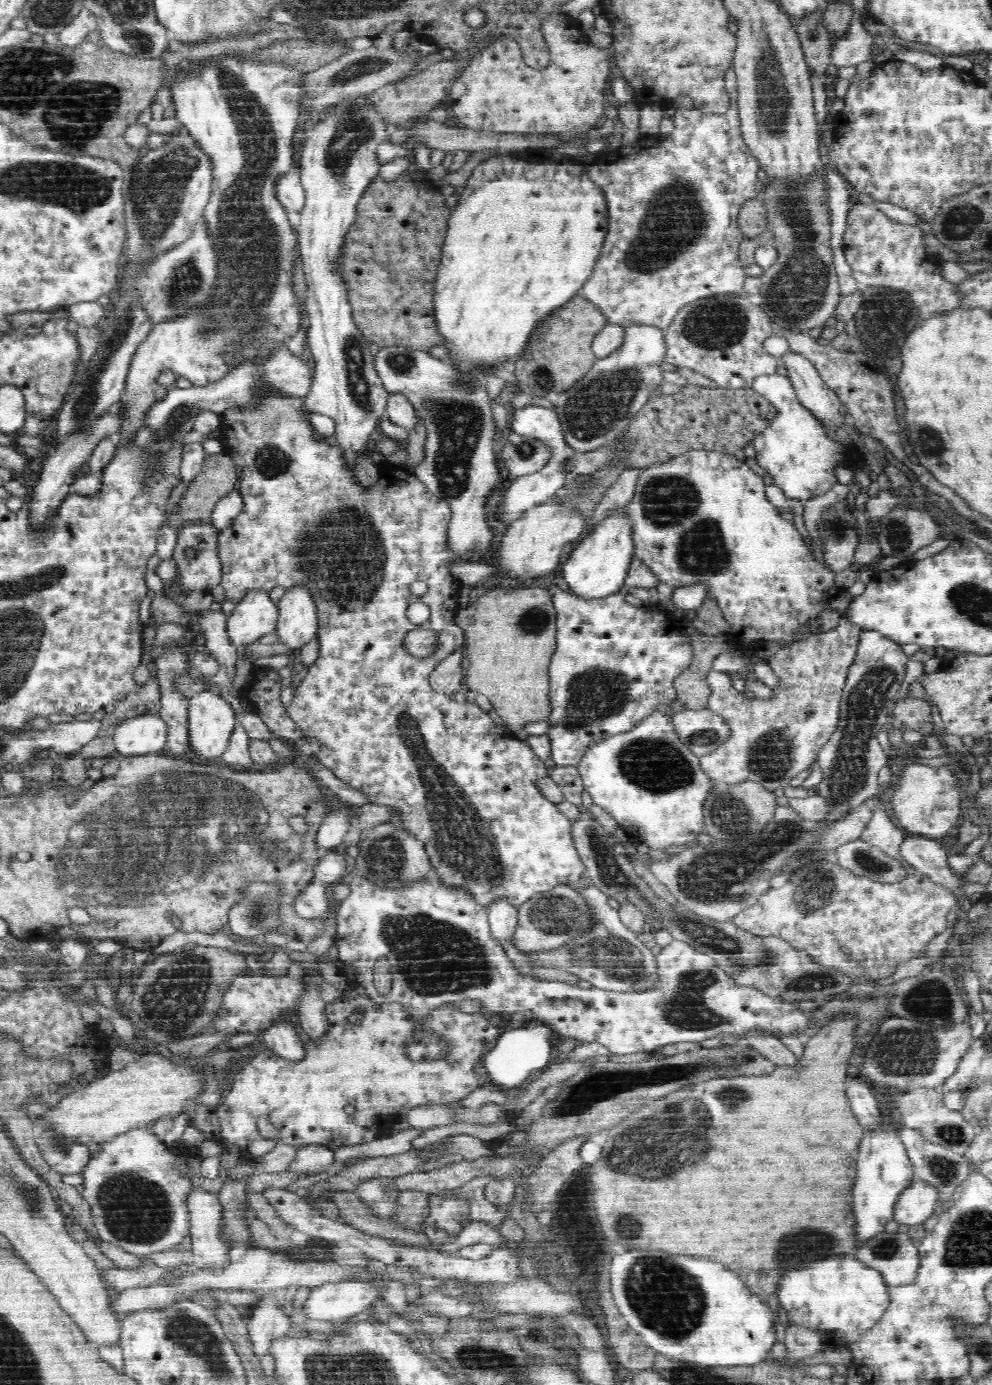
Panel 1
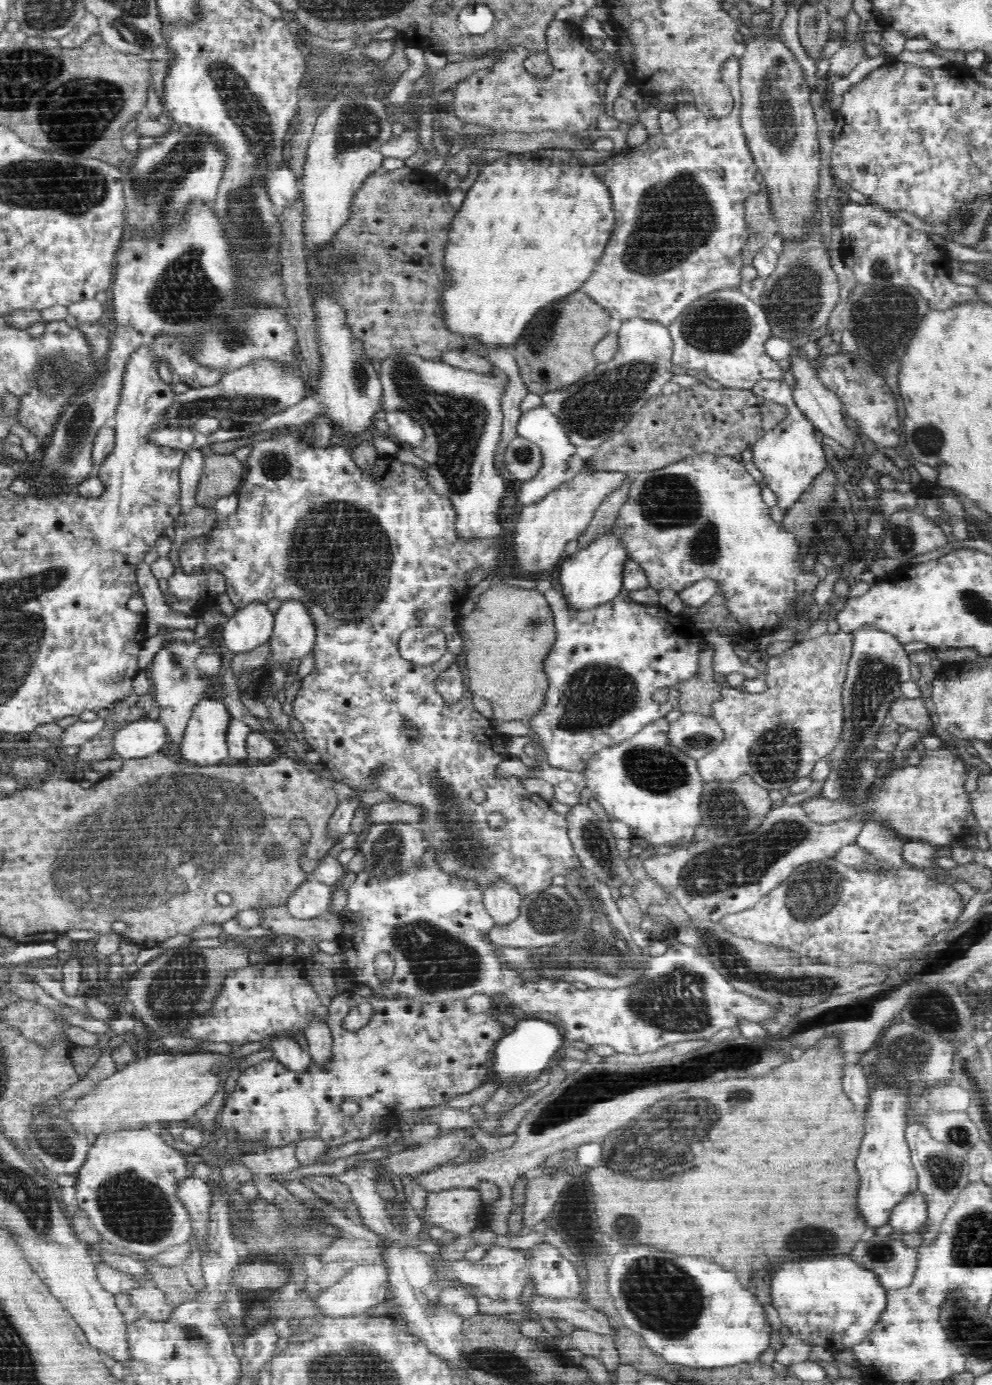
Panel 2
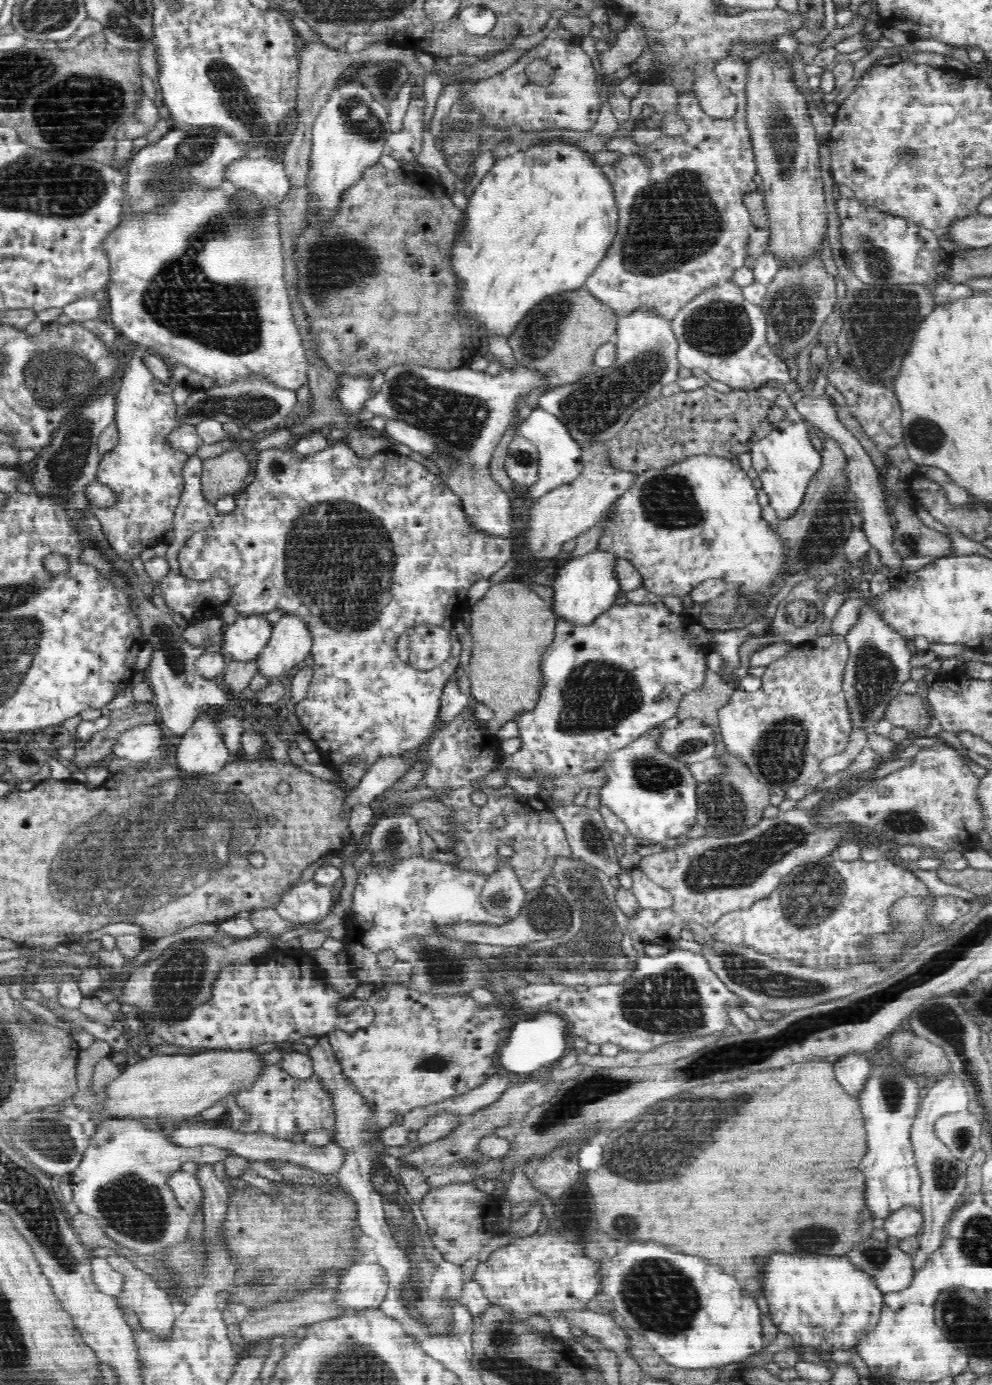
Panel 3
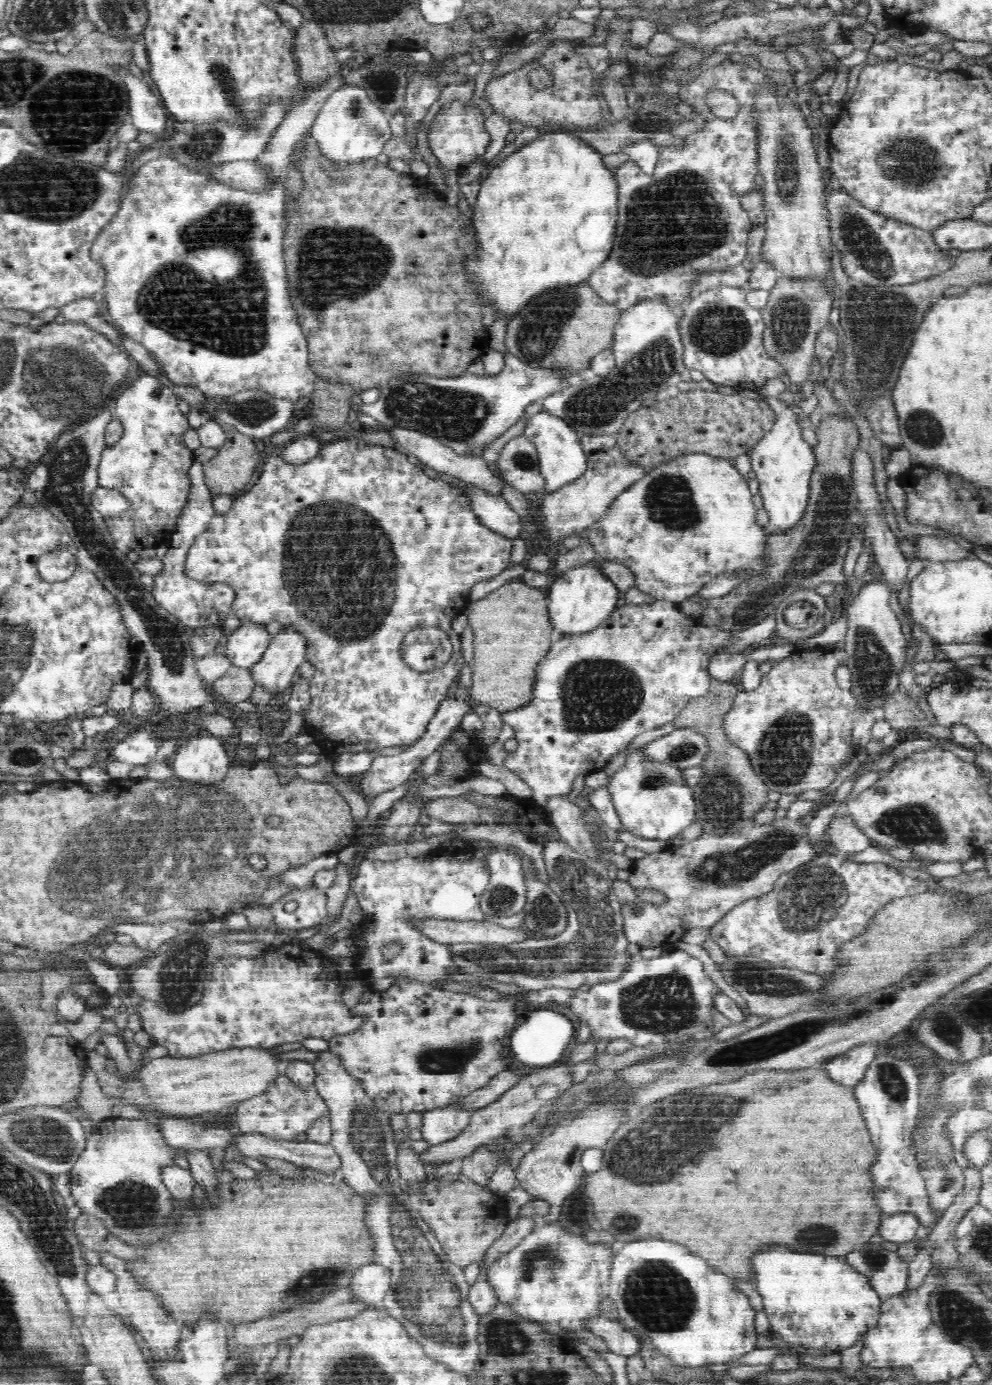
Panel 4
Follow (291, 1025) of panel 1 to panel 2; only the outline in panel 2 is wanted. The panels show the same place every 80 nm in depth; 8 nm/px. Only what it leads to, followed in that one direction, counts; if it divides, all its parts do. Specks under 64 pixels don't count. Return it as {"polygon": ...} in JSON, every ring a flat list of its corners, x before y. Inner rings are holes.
{"polygon":[[290,1034,272,1036,271,1049,274,1057,294,1072,304,1072,311,1064,309,1051,303,1050]]}

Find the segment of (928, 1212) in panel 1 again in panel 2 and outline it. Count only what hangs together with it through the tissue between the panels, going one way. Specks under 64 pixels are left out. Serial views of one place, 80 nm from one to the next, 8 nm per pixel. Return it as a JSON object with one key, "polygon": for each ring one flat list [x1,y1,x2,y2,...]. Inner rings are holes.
{"polygon":[[919,1190,906,1194,906,1198,894,1208,889,1218,893,1234,921,1231,926,1221,927,1208]]}

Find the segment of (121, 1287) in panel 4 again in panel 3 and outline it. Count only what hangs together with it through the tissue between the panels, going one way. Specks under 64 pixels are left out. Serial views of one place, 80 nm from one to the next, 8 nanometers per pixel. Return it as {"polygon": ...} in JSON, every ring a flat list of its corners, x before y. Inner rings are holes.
{"polygon":[[110,1254,106,1260,108,1264,119,1272,124,1278,124,1288,117,1296,118,1305,136,1313,140,1325,147,1326,148,1330,153,1330,154,1333,167,1335,170,1330,168,1324,172,1324,172,1320,176,1320,176,1316,180,1316,180,1308,184,1308,182,1303,172,1303,170,1295,160,1288,154,1281,154,1278,142,1272,131,1260,120,1255]]}

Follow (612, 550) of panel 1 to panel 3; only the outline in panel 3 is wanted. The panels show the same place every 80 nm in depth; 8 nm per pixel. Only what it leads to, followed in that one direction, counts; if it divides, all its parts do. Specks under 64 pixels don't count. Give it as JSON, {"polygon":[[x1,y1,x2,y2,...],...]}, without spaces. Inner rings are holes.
{"polygon":[[594,549,569,559,557,573,552,584,554,589,554,613,563,615,574,623,591,623,596,617,612,608,620,592,619,579,616,577,618,553,606,549]]}

